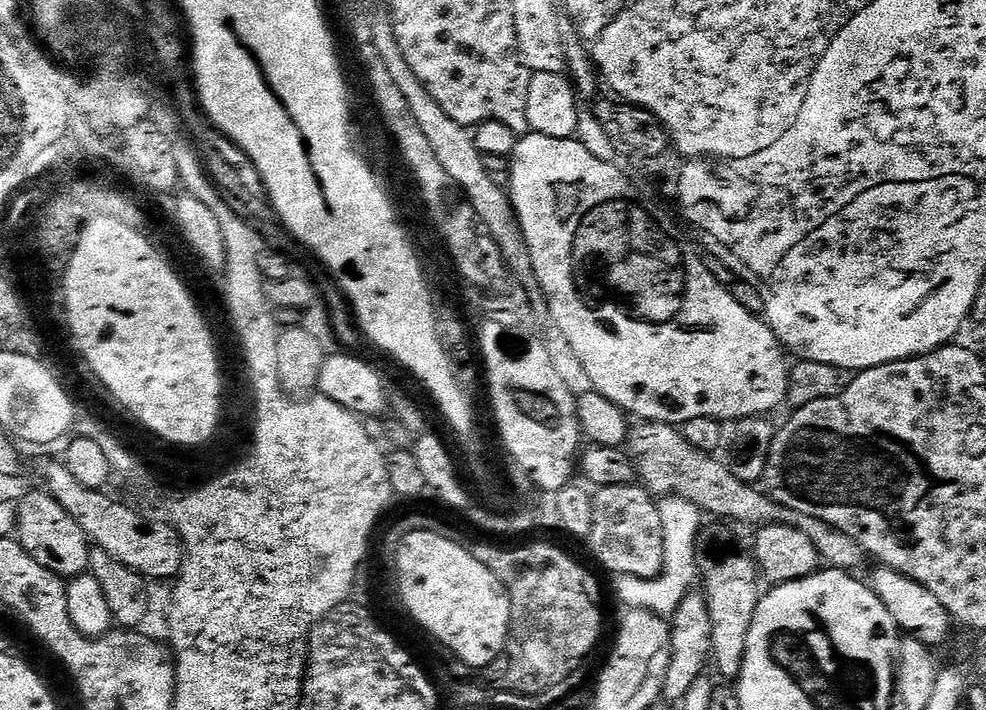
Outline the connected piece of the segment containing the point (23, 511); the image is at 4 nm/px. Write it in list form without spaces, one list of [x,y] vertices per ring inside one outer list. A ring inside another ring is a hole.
[[[28,492],[19,501],[16,509],[15,539],[26,555],[56,577],[71,578],[81,575],[88,565],[89,541],[80,527],[62,510],[62,506],[50,494],[41,492]]]

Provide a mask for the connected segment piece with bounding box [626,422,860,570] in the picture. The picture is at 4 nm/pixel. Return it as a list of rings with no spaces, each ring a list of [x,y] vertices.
[[[640,422],[627,433],[626,452],[634,465],[639,483],[653,497],[676,497],[700,508],[701,513],[725,516],[728,520],[741,520],[744,524],[782,524],[798,529],[810,540],[813,551],[829,567],[850,570],[860,558],[856,543],[848,535],[842,534],[820,520],[813,513],[791,510],[774,502],[759,487],[744,484],[732,477],[731,471],[720,464],[709,453],[690,447],[670,424],[649,424]]]

